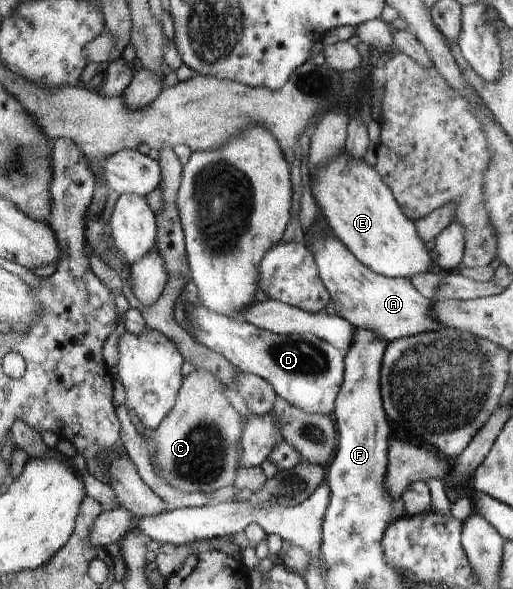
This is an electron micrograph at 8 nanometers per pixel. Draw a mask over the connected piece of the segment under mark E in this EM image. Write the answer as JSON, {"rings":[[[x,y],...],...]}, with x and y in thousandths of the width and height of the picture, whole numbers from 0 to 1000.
{"rings":[[[667,258],[614,294],[606,329],[643,392],[733,463],[799,475],[815,463],[852,458],[809,379],[784,362],[741,295],[706,268]]]}

